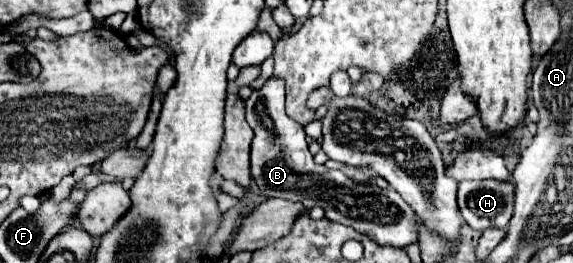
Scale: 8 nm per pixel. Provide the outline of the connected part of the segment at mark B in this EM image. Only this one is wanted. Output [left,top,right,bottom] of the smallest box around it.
[245,77,417,247]

